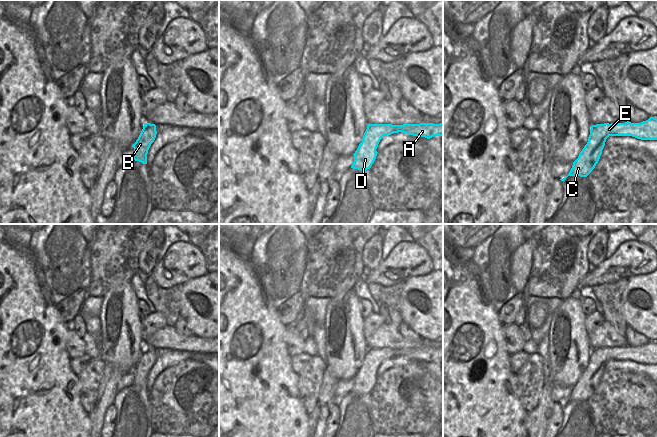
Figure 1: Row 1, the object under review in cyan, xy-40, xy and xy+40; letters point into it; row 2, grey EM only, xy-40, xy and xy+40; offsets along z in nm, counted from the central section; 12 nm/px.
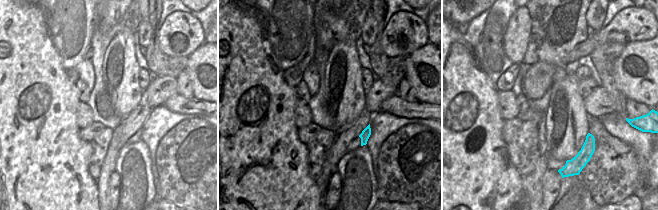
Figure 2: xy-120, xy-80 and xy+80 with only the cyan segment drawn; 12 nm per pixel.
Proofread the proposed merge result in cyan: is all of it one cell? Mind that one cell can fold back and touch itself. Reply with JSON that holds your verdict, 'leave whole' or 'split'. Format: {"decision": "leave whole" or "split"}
{"decision": "leave whole"}

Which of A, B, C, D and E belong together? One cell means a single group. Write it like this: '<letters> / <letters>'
A B C D E

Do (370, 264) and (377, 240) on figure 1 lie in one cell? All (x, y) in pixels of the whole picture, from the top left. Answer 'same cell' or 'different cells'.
same cell

